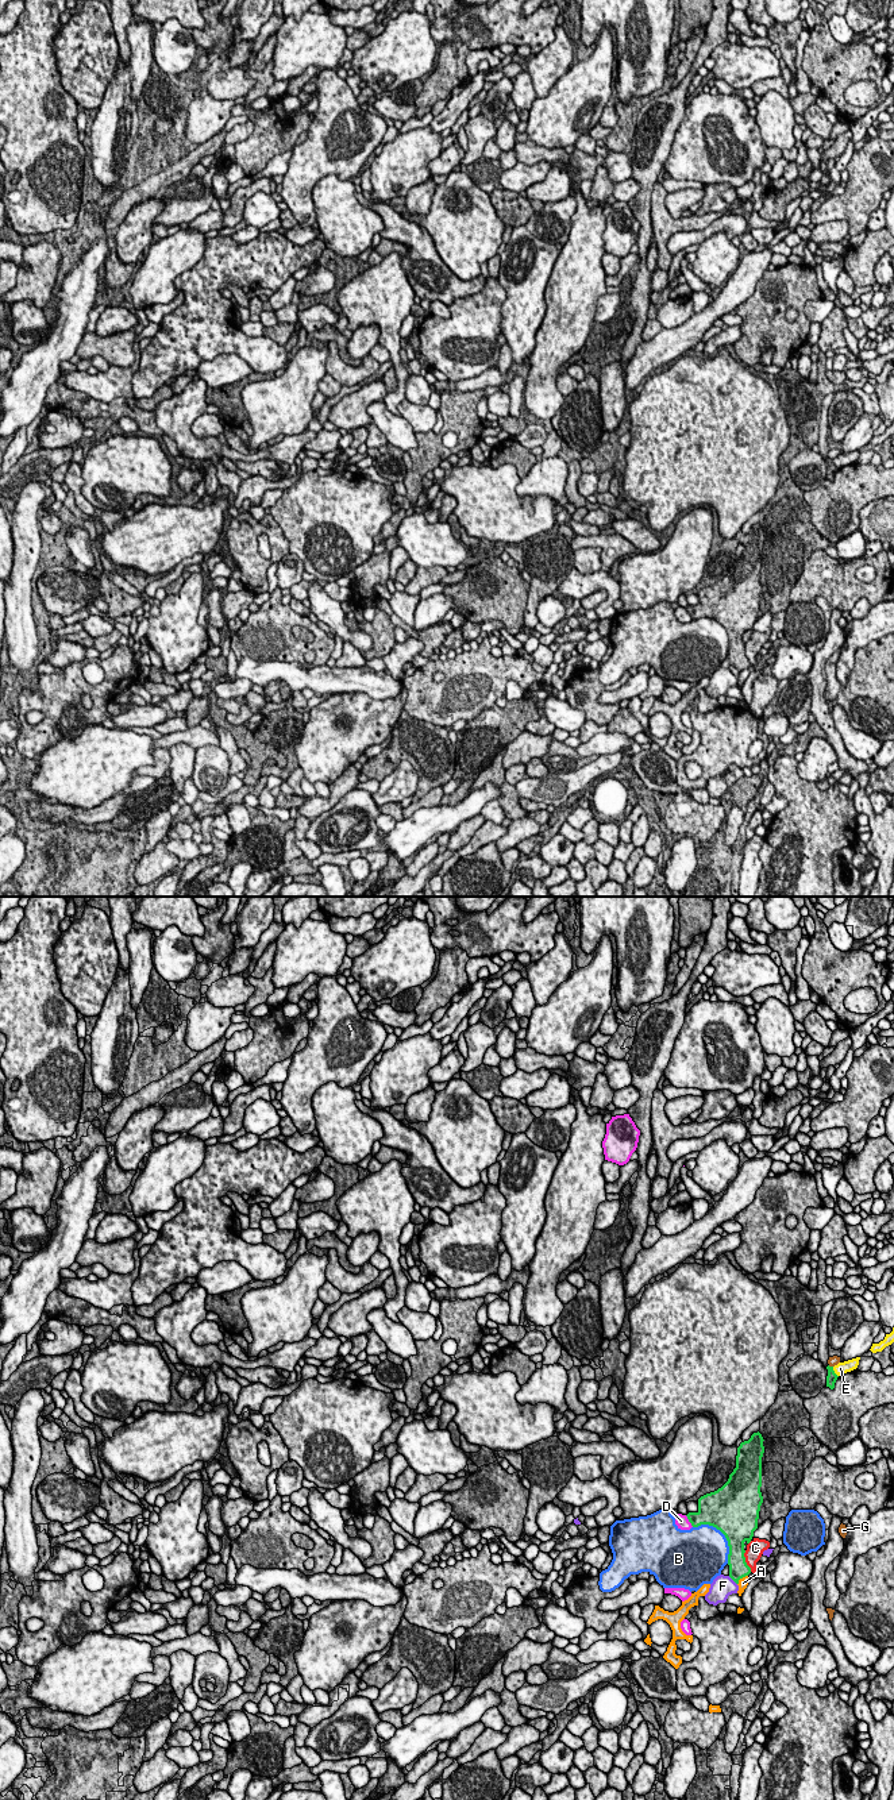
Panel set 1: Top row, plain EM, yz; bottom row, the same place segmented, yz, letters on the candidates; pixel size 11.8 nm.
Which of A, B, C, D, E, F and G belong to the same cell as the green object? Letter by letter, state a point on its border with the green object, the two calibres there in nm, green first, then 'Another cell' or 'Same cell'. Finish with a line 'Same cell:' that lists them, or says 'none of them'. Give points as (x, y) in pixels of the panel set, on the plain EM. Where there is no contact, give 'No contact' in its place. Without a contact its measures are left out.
A: Touches green at yz (740, 670). Thickness 220 nm (green) against 120 nm. Another cell
B: Touches green at yz (723, 625). Thickness 500 nm (green) against 480 nm. Another cell
C: Touches green at yz (744, 654). Thickness 220 nm (green) against 200 nm. Same cell
D: Touches green at yz (689, 613). Thickness 260 nm (green) against 160 nm. Another cell
E: Touches green at yz (833, 465). Thickness 130 nm (green) against 140 nm. Another cell
F: Touches green at yz (732, 671). Thickness 220 nm (green) against 260 nm. Another cell
G: Touches green at yz (831, 459). Thickness 130 nm (green) against 120 nm. Another cell
Same cell: C

